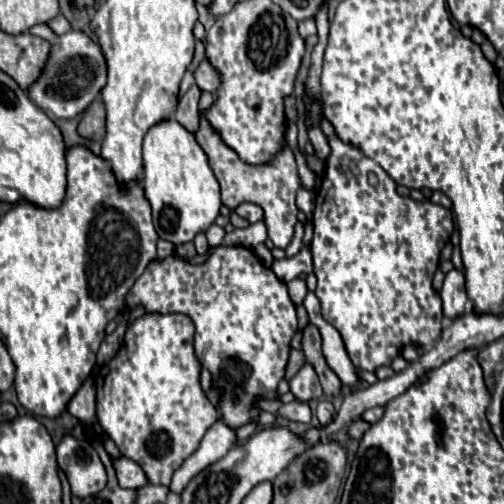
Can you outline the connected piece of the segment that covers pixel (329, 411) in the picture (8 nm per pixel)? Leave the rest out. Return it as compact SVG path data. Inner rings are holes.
M322 400L322 402L318 404L318 408L316 408L316 418L318 418L318 422L320 422L322 426L328 424L328 422L334 418L334 414L336 414L336 410L334 410L334 406L332 406L330 400Z

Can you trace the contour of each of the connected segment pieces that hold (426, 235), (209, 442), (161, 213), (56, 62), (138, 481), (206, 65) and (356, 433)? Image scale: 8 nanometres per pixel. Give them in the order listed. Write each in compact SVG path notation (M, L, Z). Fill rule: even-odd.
M320 112L318 126L328 138L332 152L326 158L326 174L322 186L316 190L312 214L314 236L310 250L314 274L318 278L316 296L320 300L322 318L340 332L354 366L376 370L380 366L390 366L392 360L400 356L402 346L416 342L430 348L440 338L442 302L432 288L432 276L438 270L440 250L454 232L452 212L430 200L416 202L396 194L396 182L360 148L342 142L324 112Z
M216 422L212 428L208 428L208 432L204 434L204 438L200 440L200 446L196 448L196 452L192 452L182 466L174 472L172 482L170 482L170 492L182 492L182 488L204 468L208 468L210 464L218 462L236 442L236 434L232 428L226 428L226 424Z
M174 118L160 120L144 136L144 192L152 206L158 236L170 240L174 246L192 242L192 238L214 224L218 216L222 206L220 186L208 156L194 134Z
M70 30L52 44L50 60L40 76L30 86L30 96L34 102L52 118L74 118L84 112L88 104L98 98L100 88L106 84L106 60L94 40L78 30Z
M126 456L112 458L112 466L116 470L116 476L118 476L118 482L120 482L122 488L132 488L134 490L134 488L140 488L140 486L148 484L142 468L130 458L126 458Z
M204 60L204 62L196 68L194 78L196 78L196 84L198 84L202 90L212 92L212 94L216 94L218 86L222 84L222 74L220 74L208 60Z
M358 418L358 420L354 420L352 424L350 424L350 428L348 428L348 434L350 434L350 438L360 438L368 428L370 428L372 424L370 422L366 422L366 420L362 420L362 418Z

